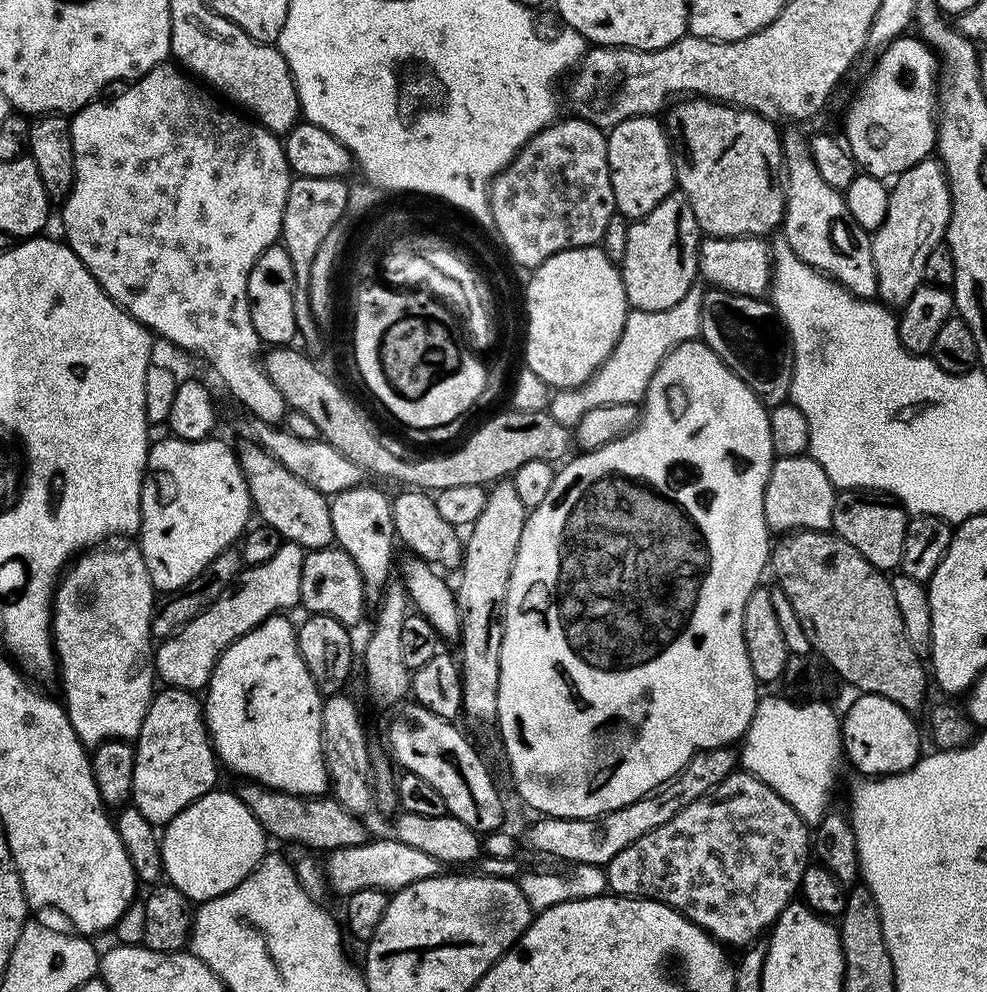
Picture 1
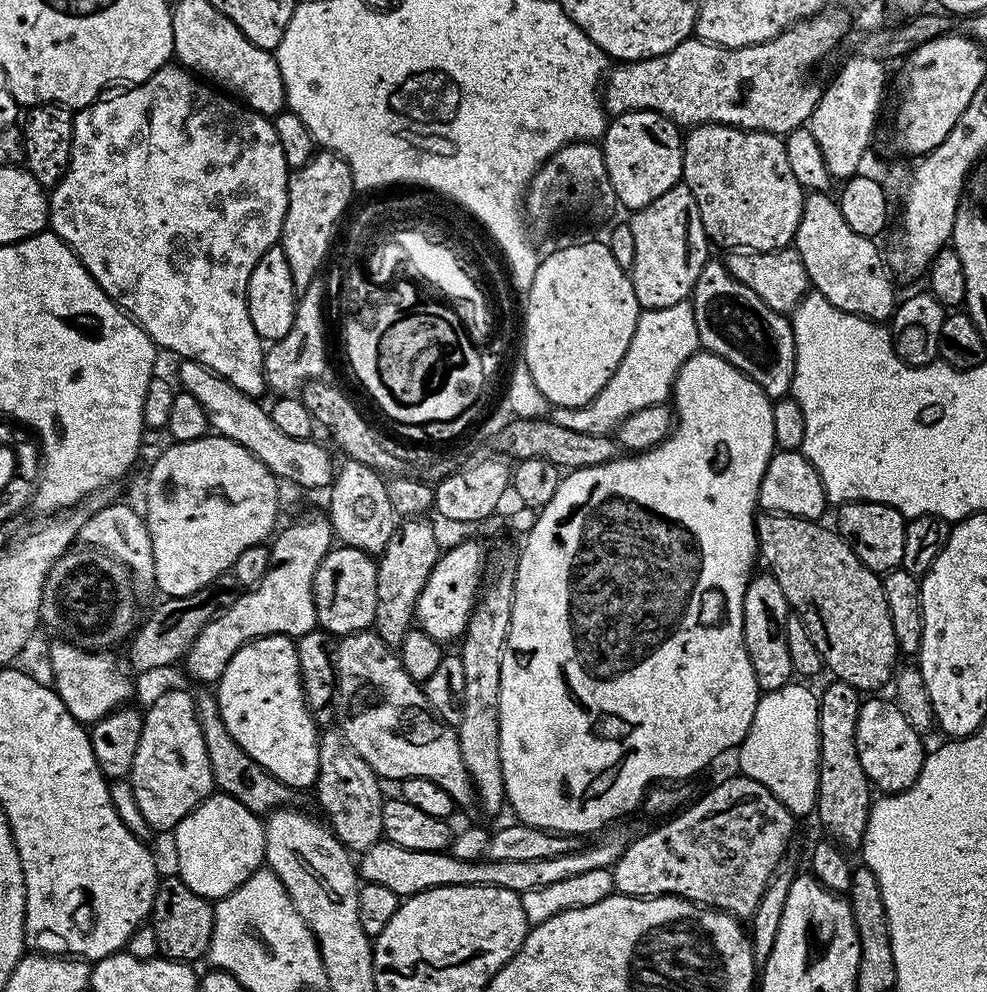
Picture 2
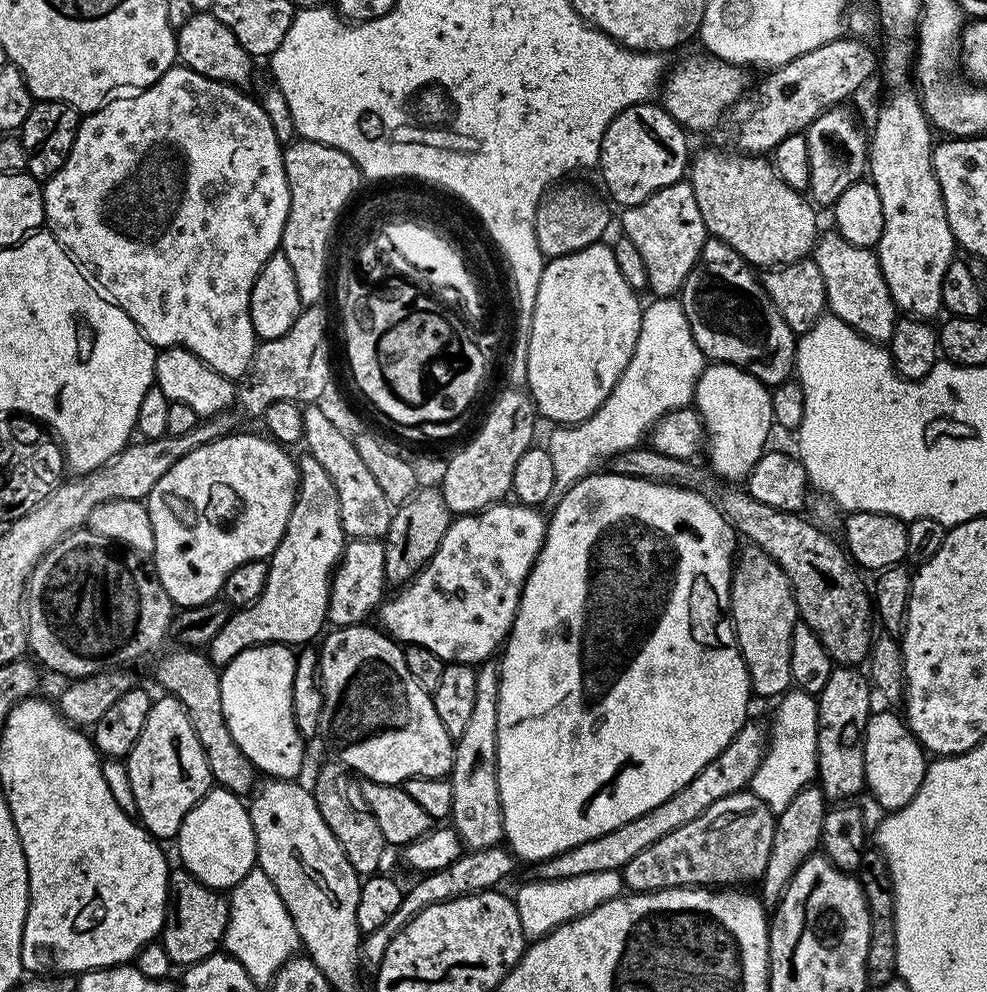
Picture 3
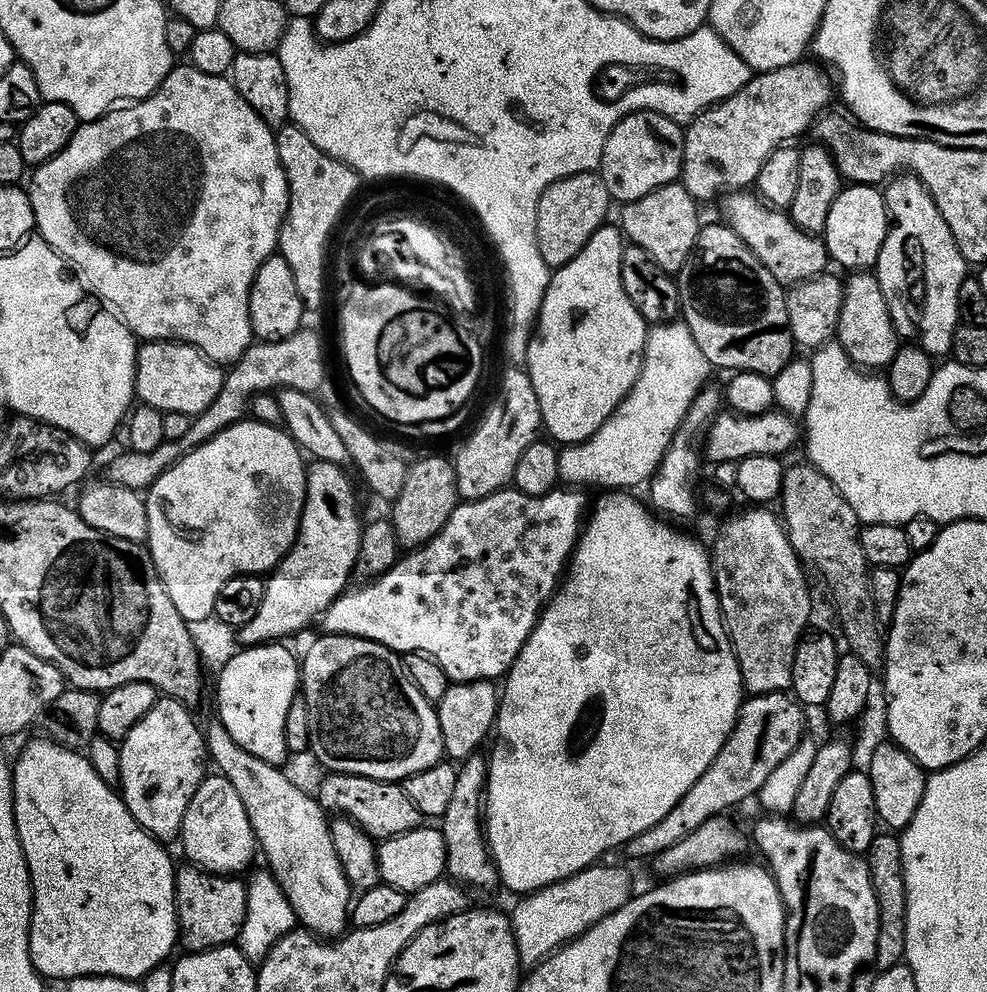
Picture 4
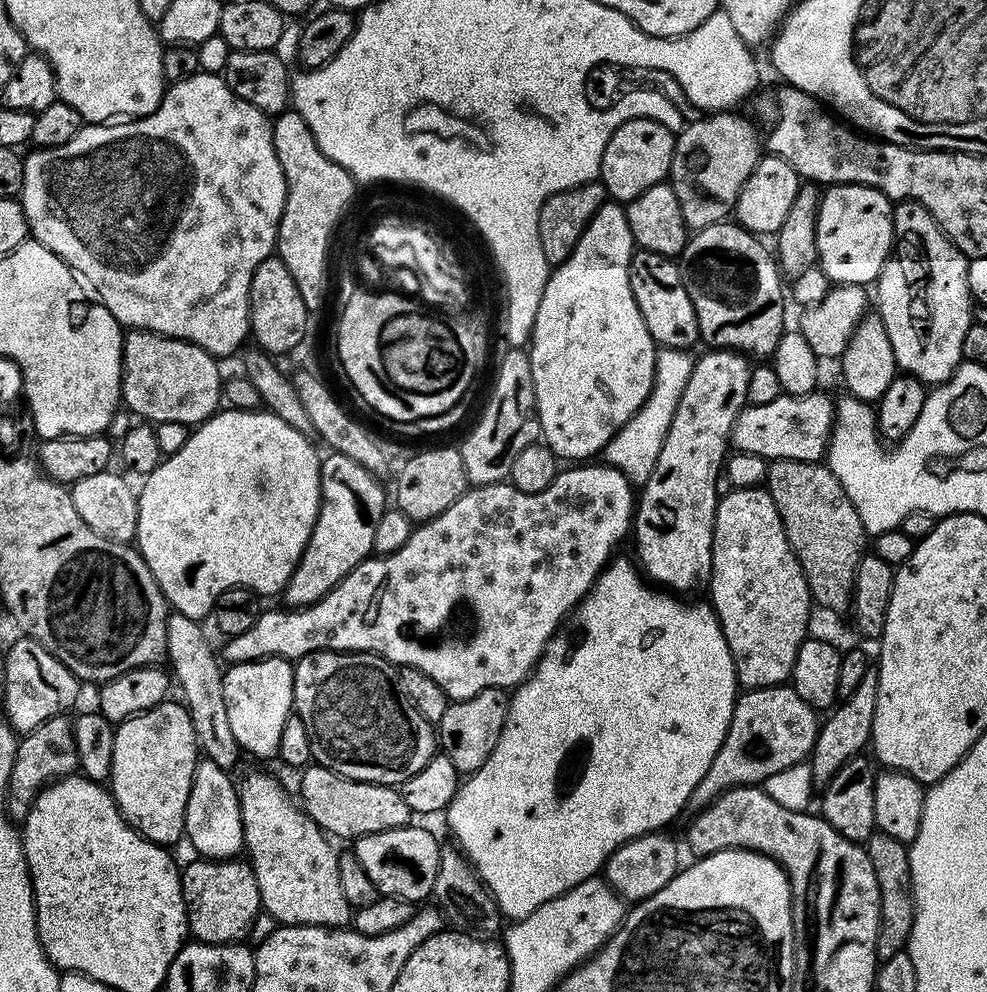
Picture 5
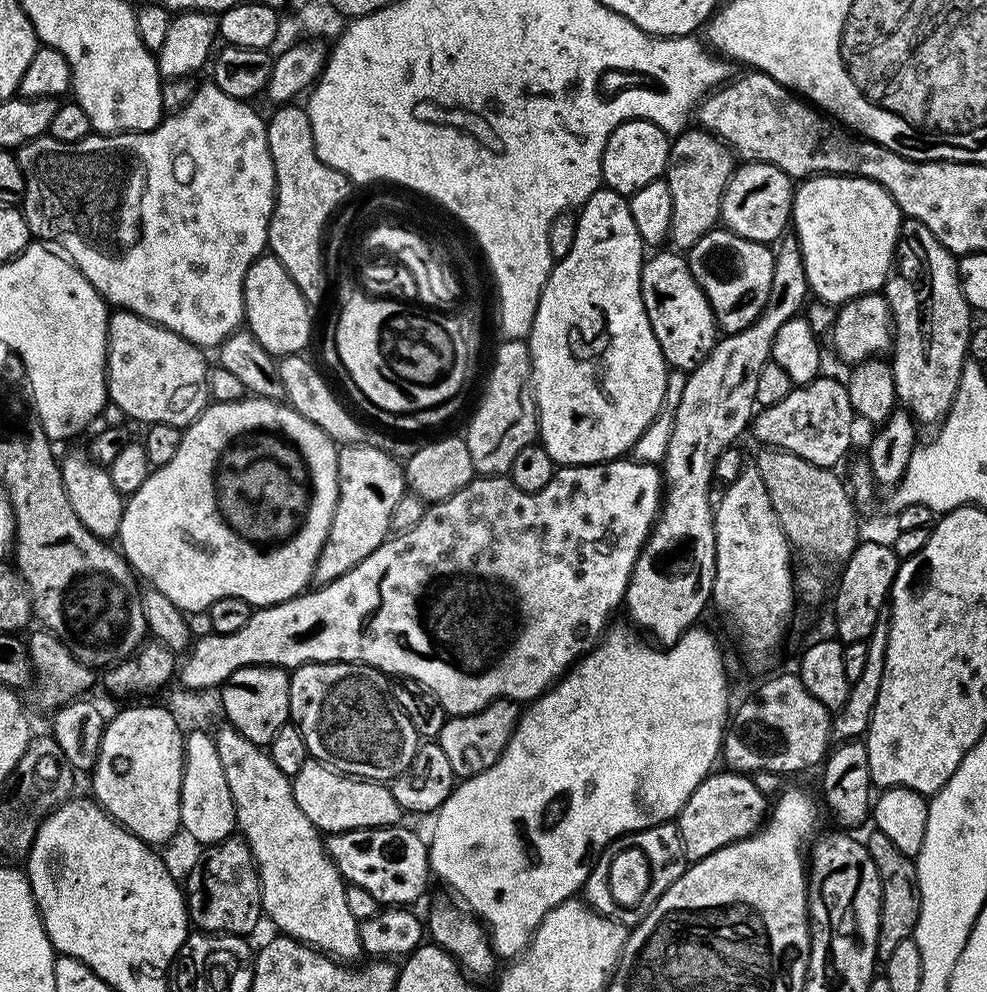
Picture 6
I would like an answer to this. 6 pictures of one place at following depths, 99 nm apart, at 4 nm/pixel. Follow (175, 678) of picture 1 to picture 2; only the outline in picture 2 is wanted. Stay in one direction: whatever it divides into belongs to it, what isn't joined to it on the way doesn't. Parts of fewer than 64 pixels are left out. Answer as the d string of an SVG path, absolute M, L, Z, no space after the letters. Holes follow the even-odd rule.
M320 514L304 516L301 520L294 521L289 528L282 528L275 533L271 541L271 560L265 576L257 584L241 591L230 610L218 614L214 622L206 622L202 634L194 638L194 646L190 646L184 656L182 668L185 668L200 686L212 686L220 681L230 658L234 658L234 654L238 654L238 650L242 650L242 646L246 646L250 641L263 636L299 638L317 627L314 574L328 549L333 547L332 524L327 515Z

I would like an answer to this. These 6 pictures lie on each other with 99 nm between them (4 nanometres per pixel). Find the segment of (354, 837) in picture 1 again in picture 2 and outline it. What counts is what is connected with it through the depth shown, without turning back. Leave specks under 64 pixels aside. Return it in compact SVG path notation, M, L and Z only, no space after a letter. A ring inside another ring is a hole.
M200 690L195 693L196 717L198 726L202 730L202 742L206 742L206 754L210 758L210 770L212 771L212 783L223 795L234 798L246 806L258 817L264 818L269 814L281 809L300 806L304 800L303 791L284 784L274 774L267 772L238 742L234 742L234 734L226 730L226 722L222 722L220 704L216 701L215 695L208 690Z

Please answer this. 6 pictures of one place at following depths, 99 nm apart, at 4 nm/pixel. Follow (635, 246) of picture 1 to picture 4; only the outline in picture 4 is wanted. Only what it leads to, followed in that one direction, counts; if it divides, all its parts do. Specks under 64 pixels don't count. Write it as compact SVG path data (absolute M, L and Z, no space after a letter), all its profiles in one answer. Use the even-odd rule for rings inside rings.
M673 182L646 194L637 200L629 200L620 212L619 227L631 243L642 246L658 266L669 274L679 273L680 267L692 253L702 227L702 219L696 213L698 201L684 189L683 183Z

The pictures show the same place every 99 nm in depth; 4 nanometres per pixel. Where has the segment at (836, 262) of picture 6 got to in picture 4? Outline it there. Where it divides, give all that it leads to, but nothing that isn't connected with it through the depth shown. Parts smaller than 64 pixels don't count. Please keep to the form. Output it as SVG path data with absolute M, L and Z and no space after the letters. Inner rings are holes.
M852 184L841 187L830 206L830 218L822 233L829 257L847 270L868 270L875 265L878 250L890 227L888 208L884 204L884 194L879 187L871 184Z

